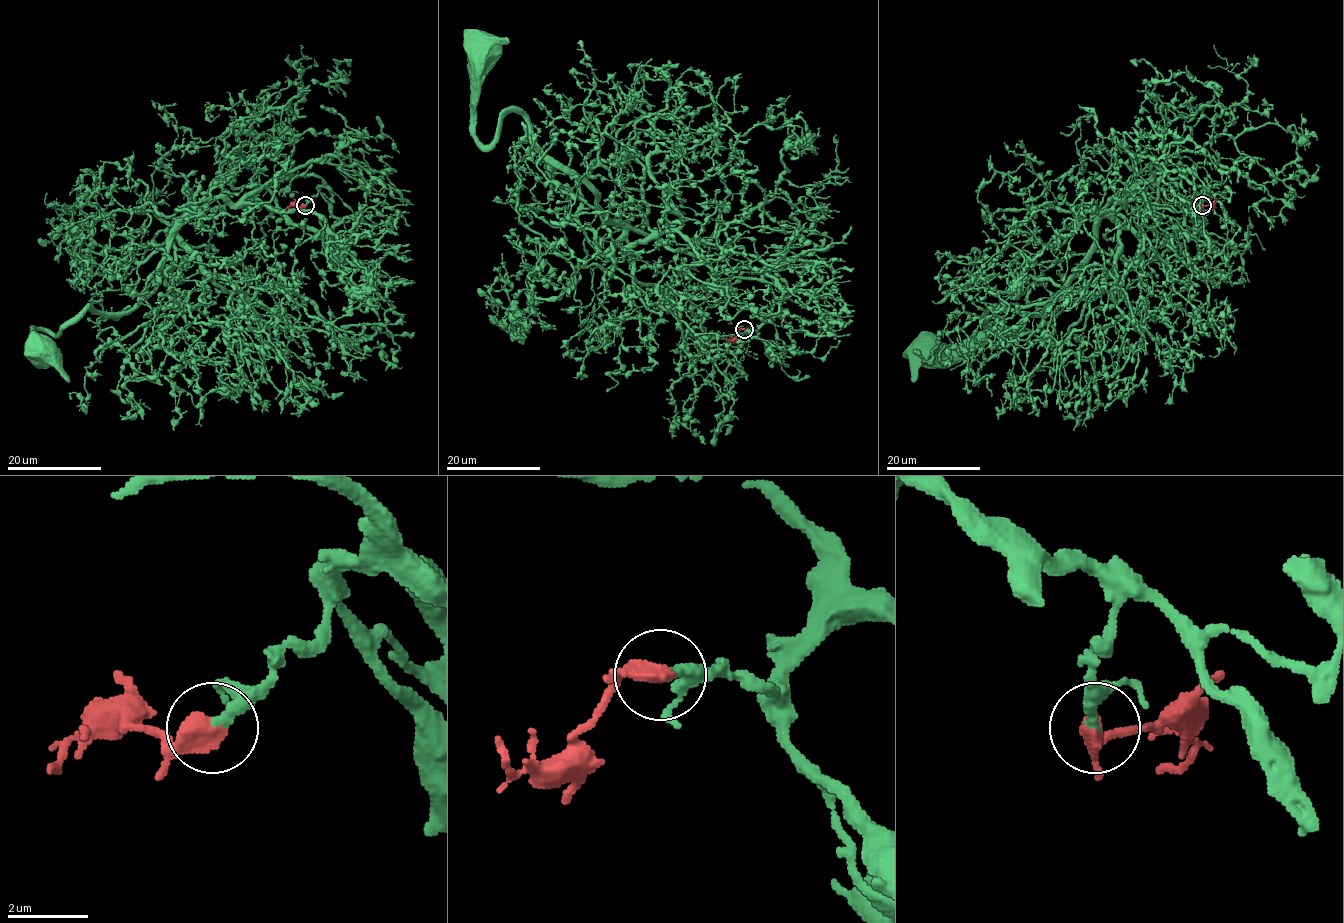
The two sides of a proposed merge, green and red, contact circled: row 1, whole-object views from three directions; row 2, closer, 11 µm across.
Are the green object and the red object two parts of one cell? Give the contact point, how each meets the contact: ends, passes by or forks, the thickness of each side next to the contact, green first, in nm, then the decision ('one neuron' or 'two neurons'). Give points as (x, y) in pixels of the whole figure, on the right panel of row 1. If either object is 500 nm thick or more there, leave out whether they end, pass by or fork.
at (1202, 205); 300 nm thick on the green side, 550 nm on the other; one neuron

